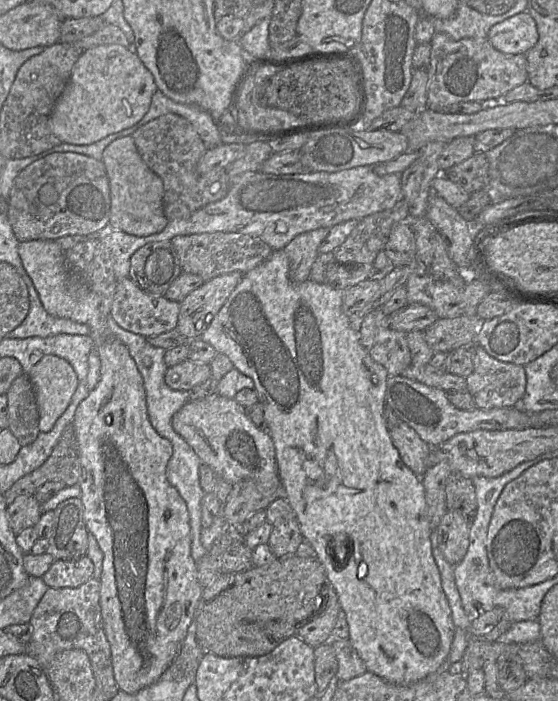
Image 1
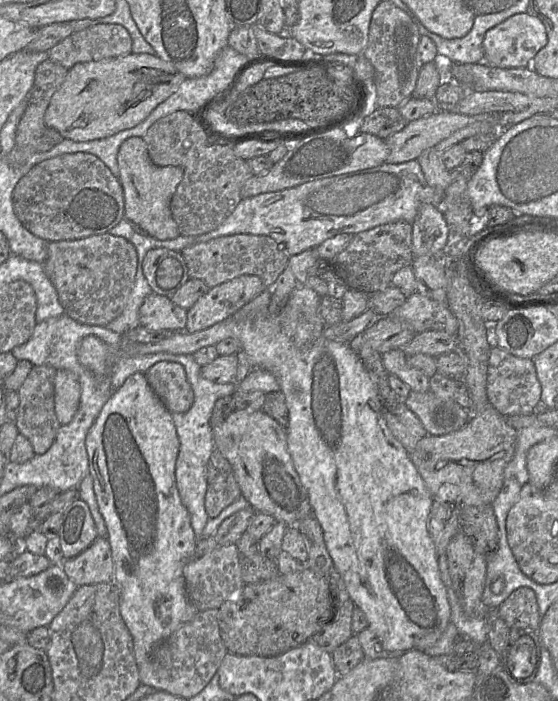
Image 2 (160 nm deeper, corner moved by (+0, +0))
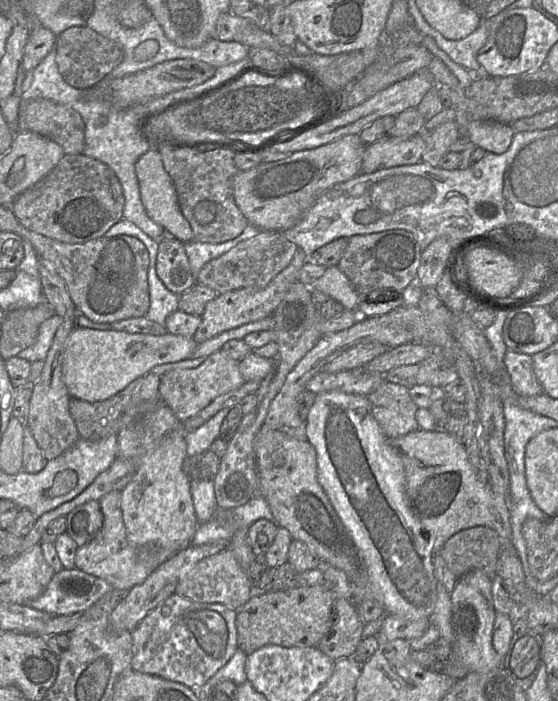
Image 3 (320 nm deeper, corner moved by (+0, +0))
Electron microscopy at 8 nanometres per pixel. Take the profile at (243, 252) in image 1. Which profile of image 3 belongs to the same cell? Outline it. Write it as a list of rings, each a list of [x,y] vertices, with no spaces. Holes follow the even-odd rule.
[[[260,231],[239,242],[223,255],[207,262],[197,276],[197,282],[218,294],[241,288],[264,288],[292,261],[298,247],[282,232]]]

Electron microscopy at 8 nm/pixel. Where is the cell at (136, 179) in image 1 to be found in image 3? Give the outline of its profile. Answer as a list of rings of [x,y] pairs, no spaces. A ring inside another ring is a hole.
[[[155,147],[150,148],[137,160],[135,172],[139,183],[140,198],[150,219],[183,243],[194,240],[193,230],[181,212],[176,190]]]

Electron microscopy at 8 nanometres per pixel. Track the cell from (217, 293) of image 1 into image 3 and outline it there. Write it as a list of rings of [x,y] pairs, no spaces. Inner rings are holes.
[[[298,247],[290,264],[283,269],[264,288],[241,288],[218,294],[209,301],[201,315],[202,321],[197,328],[193,339],[197,344],[203,343],[224,331],[241,325],[264,319],[273,315],[279,303],[283,300],[290,287],[298,280],[302,266],[308,261],[308,256]]]

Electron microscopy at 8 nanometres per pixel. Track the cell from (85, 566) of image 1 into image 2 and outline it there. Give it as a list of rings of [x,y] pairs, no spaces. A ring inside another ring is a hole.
[[[97,537],[82,553],[61,564],[64,572],[78,586],[114,582],[115,566],[107,537]]]

